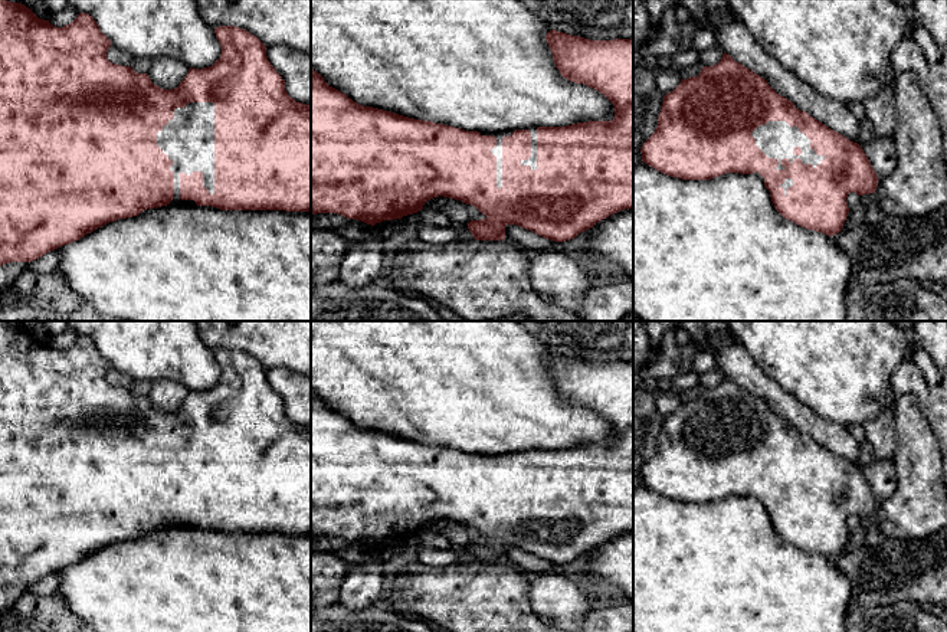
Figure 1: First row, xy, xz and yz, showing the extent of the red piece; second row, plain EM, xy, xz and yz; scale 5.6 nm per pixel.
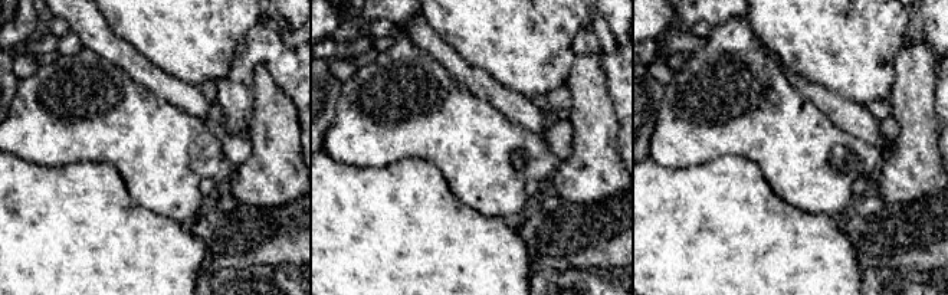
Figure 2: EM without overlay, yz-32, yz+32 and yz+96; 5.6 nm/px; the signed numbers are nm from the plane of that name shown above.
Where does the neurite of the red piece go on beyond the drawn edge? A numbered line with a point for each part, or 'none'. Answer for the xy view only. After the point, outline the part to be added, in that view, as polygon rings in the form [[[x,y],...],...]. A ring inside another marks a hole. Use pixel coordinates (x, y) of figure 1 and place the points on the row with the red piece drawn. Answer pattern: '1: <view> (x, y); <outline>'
1: xy (189, 138); [[[190,102],[157,132],[157,145],[173,161],[174,199],[170,204],[196,204],[180,199],[180,174],[203,173],[203,186],[214,193],[214,104]]]

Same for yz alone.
1: yz (776, 138); [[[769,121],[757,127],[751,135],[769,158],[779,160],[776,170],[786,168],[781,166],[783,158],[789,158],[790,163],[800,158],[803,164],[812,164],[813,168],[825,158],[810,148],[810,140],[797,127],[790,127],[786,121]]]

